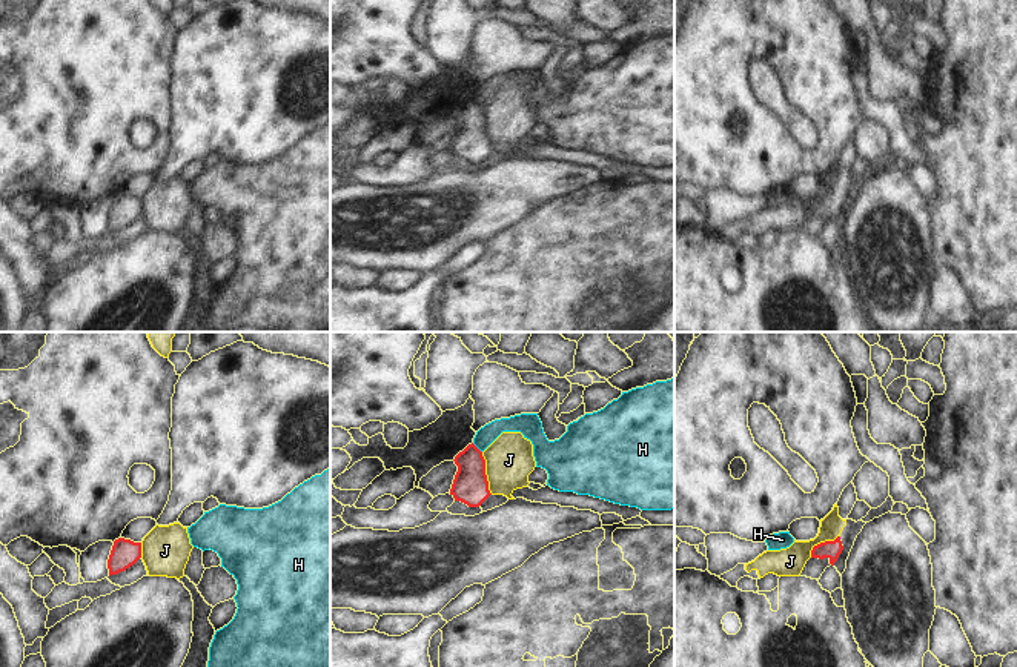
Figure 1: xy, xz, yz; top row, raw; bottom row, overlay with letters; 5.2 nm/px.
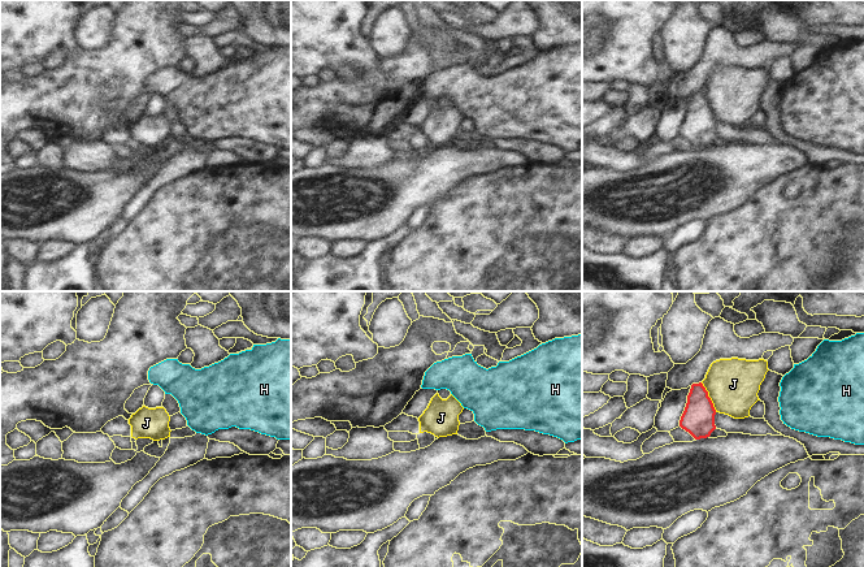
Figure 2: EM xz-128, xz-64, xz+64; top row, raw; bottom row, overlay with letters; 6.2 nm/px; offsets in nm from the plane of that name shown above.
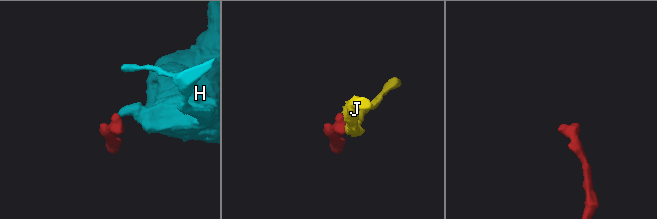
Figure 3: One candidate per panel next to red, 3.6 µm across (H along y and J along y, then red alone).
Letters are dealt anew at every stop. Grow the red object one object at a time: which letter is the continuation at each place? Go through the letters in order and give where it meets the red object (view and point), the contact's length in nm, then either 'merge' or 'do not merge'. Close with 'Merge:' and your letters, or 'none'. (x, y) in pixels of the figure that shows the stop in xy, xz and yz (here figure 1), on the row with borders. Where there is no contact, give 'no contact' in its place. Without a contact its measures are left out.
H: xz (477, 447) | 80 nm | do not merge
J: xz (484, 474) | 240 nm | do not merge
Merge: none

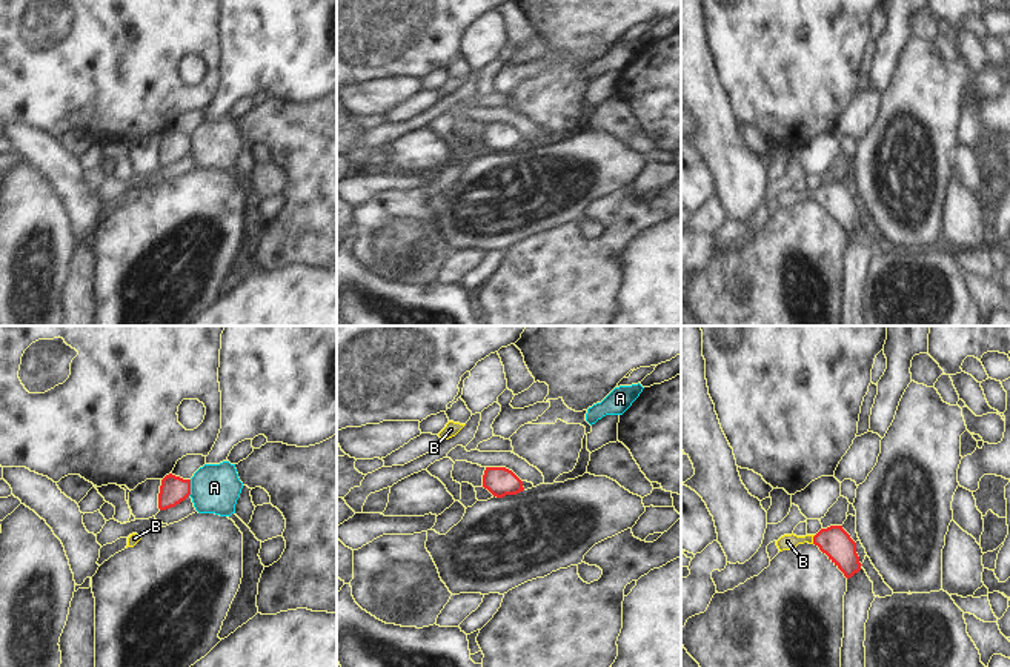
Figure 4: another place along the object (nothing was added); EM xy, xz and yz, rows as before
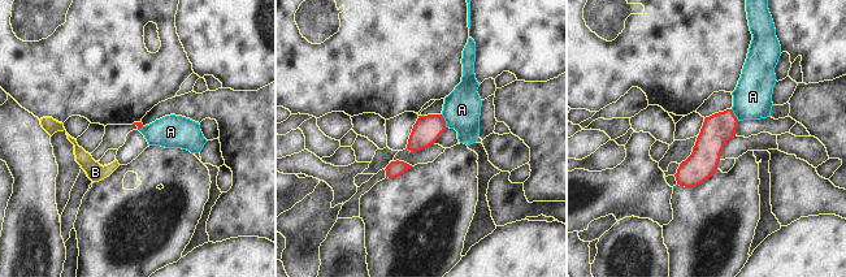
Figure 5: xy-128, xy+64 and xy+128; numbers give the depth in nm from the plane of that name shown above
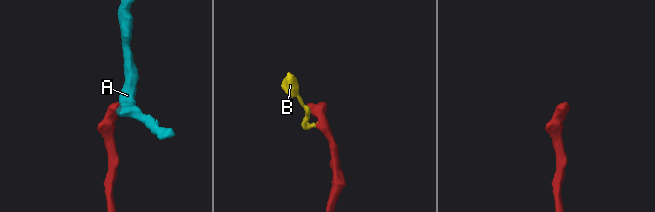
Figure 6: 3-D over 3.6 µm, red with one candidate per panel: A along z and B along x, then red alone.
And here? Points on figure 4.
A: xy (189, 487) | 90 nm | do not merge
B: yz (813, 540) | 50 nm | merge
Merge: B

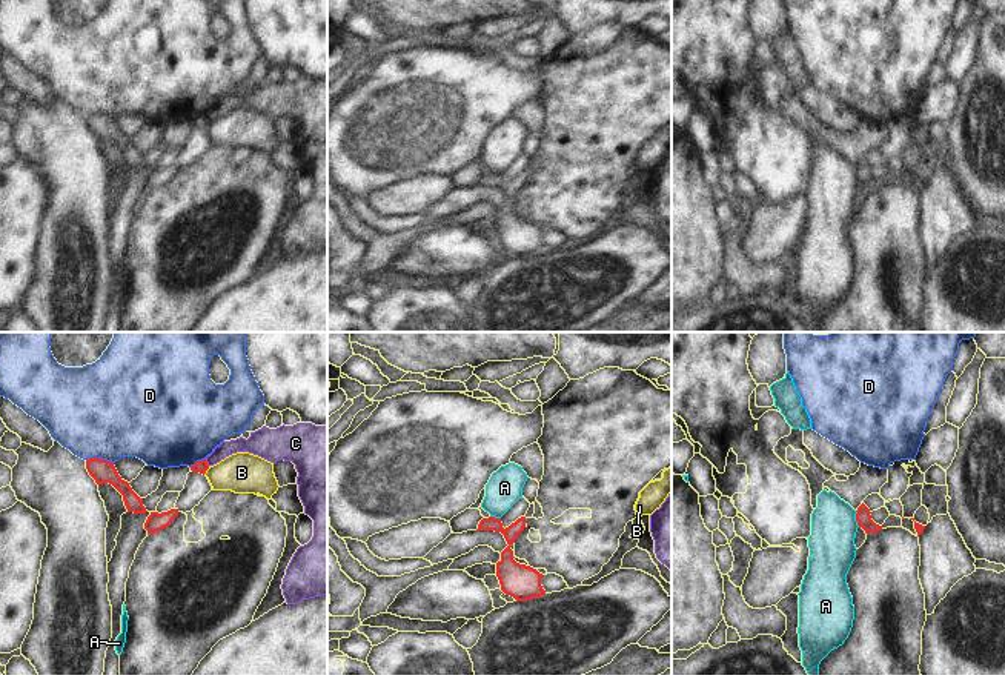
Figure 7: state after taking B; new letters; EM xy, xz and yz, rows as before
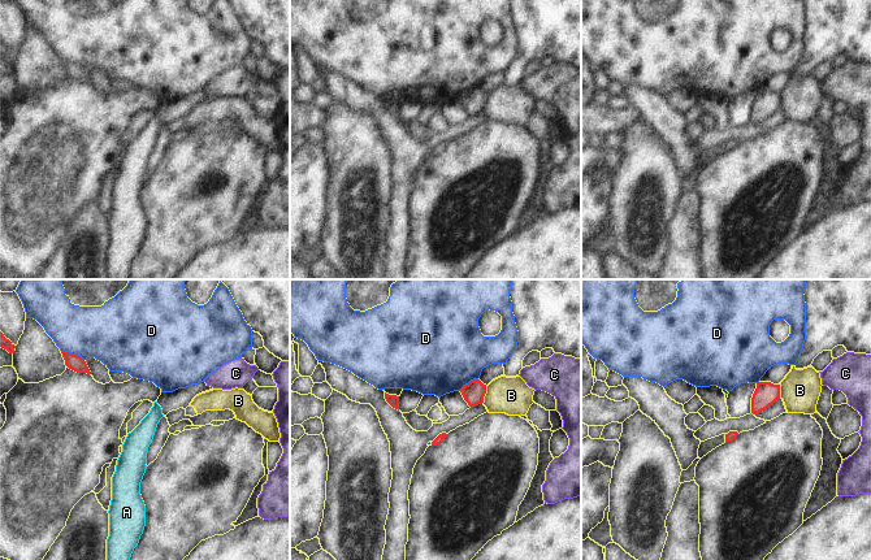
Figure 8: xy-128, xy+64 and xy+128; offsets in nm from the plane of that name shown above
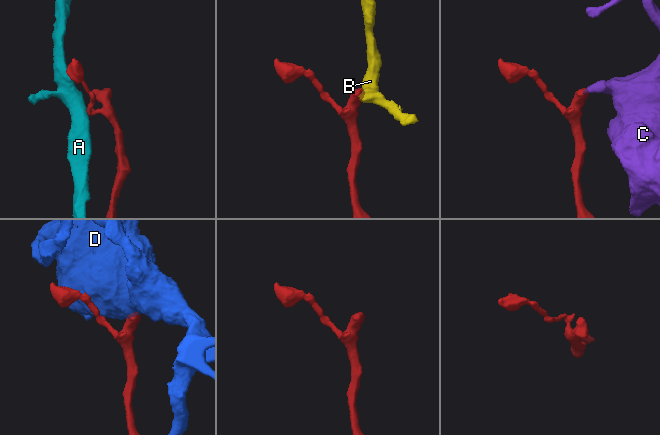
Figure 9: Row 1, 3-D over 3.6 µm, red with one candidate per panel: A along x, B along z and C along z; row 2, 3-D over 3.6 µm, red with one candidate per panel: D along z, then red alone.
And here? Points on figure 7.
A: yz (856, 518) | 90 nm | do not merge
B: xy (206, 469) | 60 nm | do not merge
C: xy (206, 462) | 50 nm | do not merge
D: xy (100, 458) | 150 nm | do not merge
Merge: none

